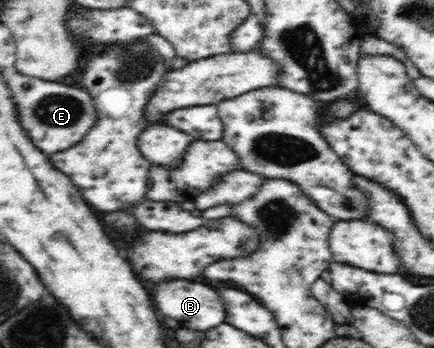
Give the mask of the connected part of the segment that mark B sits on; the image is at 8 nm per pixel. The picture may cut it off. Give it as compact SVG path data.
M172 280L160 282L154 290L154 304L158 302L158 310L164 316L166 324L172 328L192 328L192 330L210 330L224 322L226 310L220 302L214 288L206 284L194 284L190 280Z

